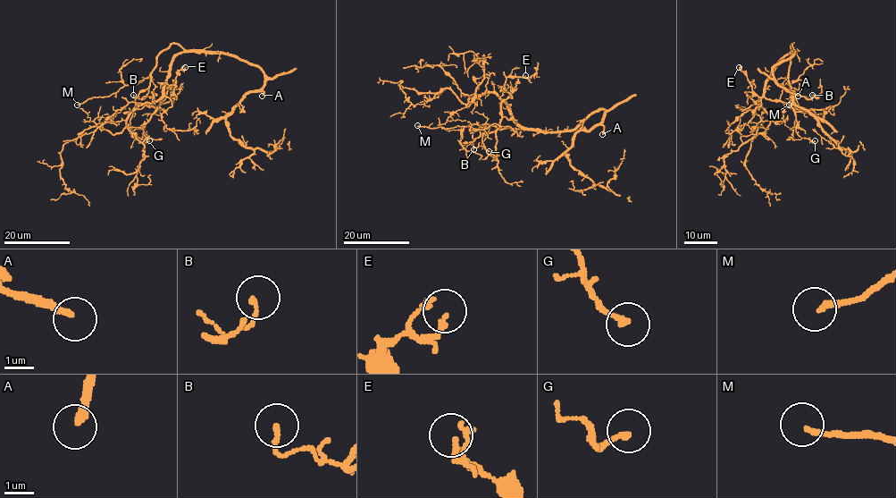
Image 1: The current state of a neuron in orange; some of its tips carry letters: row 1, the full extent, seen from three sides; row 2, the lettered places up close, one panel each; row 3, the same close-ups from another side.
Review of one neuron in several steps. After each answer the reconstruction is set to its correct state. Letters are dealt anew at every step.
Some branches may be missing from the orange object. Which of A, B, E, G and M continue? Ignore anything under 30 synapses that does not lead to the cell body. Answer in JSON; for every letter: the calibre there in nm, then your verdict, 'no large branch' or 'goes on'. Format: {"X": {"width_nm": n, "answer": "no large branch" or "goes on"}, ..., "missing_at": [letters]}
{"A": {"width_nm": 220, "answer": "goes on"}, "B": {"width_nm": 160, "answer": "no large branch"}, "E": {"width_nm": 160, "answer": "no large branch"}, "G": {"width_nm": 200, "answer": "no large branch"}, "M": {"width_nm": 170, "answer": "goes on"}, "missing_at": ["A", "M"]}

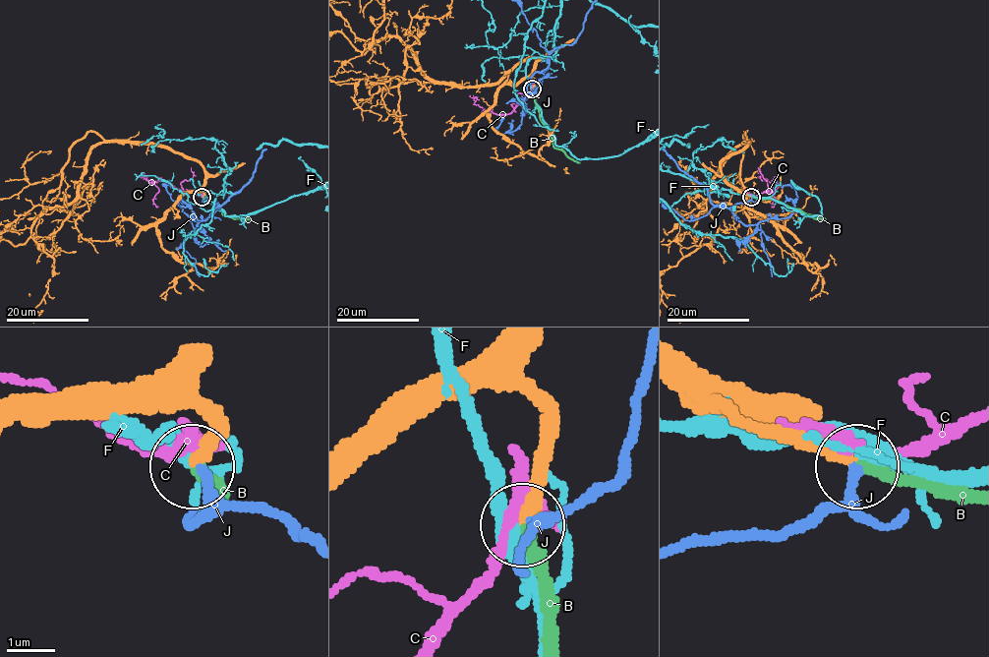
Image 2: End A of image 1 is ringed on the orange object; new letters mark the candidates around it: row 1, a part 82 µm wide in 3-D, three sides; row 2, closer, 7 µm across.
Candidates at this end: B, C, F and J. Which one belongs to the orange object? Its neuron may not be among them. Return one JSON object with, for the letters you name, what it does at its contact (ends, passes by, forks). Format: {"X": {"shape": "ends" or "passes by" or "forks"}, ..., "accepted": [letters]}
{"B": {"shape": "ends"}, "accepted": ["B"]}

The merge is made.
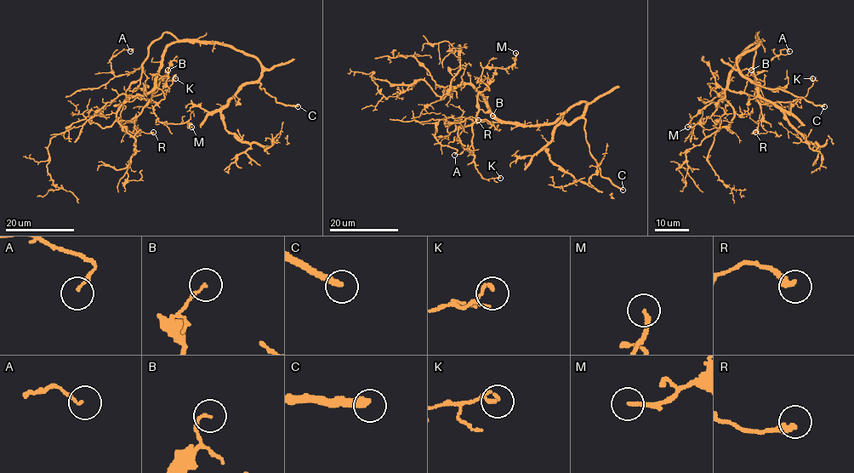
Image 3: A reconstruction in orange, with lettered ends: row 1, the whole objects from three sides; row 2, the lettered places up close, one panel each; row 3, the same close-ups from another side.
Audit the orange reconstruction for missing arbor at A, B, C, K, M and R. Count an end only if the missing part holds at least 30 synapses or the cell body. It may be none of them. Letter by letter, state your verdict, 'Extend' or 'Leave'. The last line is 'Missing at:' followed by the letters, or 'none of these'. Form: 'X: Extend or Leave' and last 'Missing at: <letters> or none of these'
A: Leave
B: Leave
C: Extend
K: Leave
M: Leave
R: Leave
Missing at: C

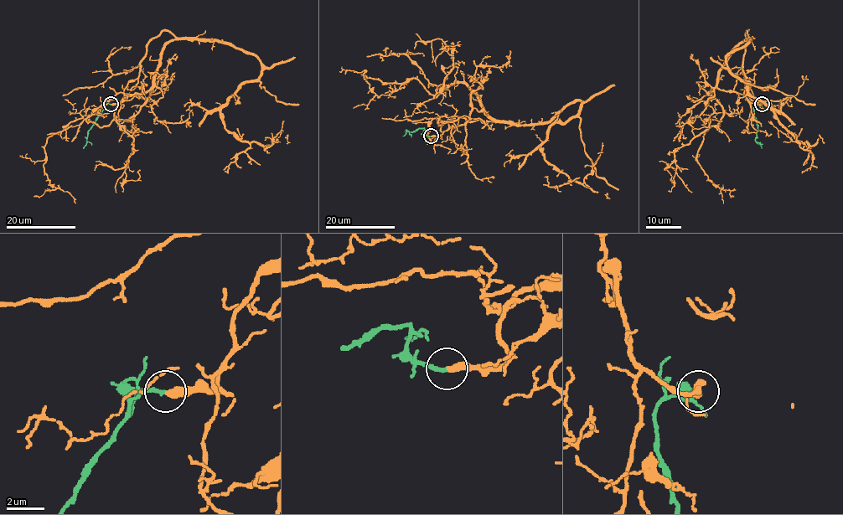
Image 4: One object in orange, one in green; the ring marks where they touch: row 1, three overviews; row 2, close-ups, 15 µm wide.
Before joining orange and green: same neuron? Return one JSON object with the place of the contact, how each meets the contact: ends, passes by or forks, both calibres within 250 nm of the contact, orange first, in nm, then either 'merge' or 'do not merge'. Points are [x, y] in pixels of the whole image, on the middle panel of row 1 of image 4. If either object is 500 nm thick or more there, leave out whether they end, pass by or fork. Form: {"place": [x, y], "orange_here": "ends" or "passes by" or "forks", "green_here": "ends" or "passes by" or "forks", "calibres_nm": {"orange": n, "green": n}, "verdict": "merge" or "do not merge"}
{"place": [431, 136], "orange_here": "ends", "green_here": "ends", "calibres_nm": {"orange": 400, "green": 240}, "verdict": "merge"}

